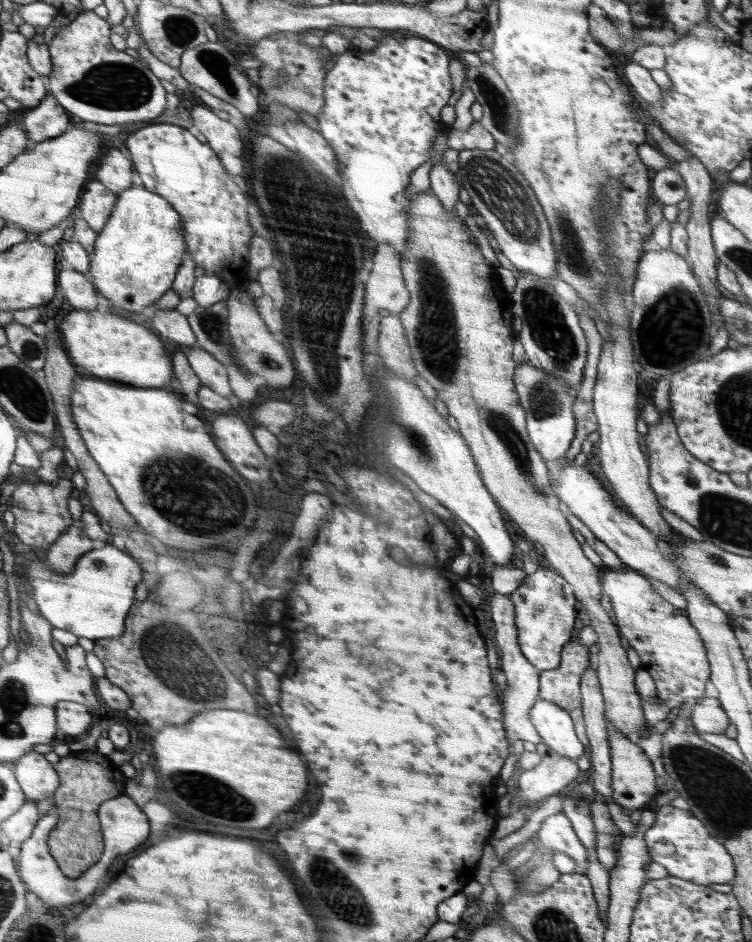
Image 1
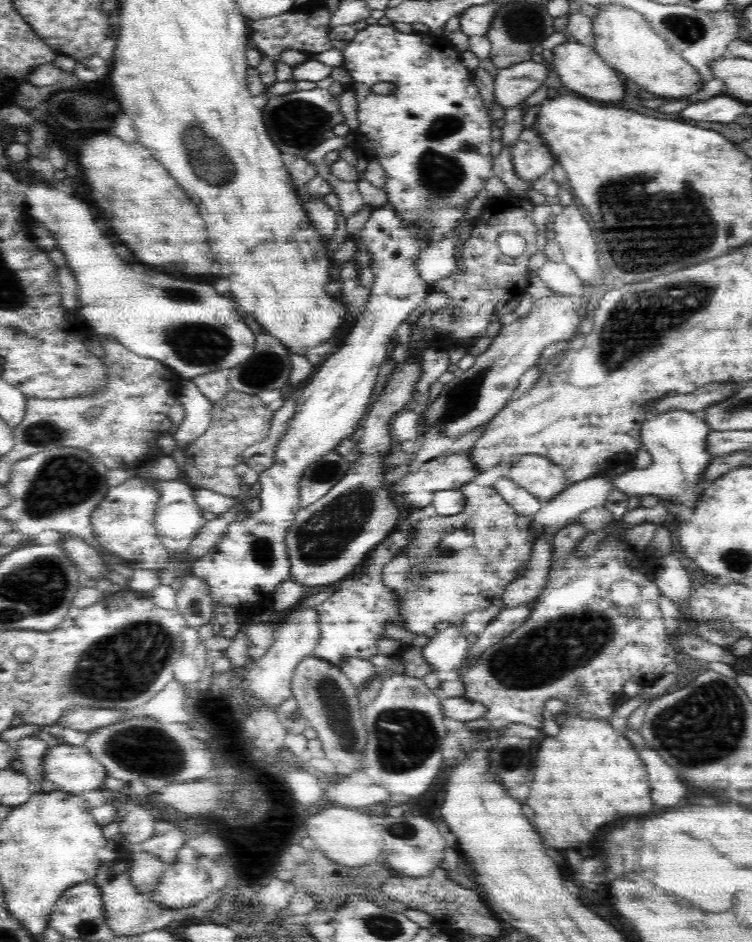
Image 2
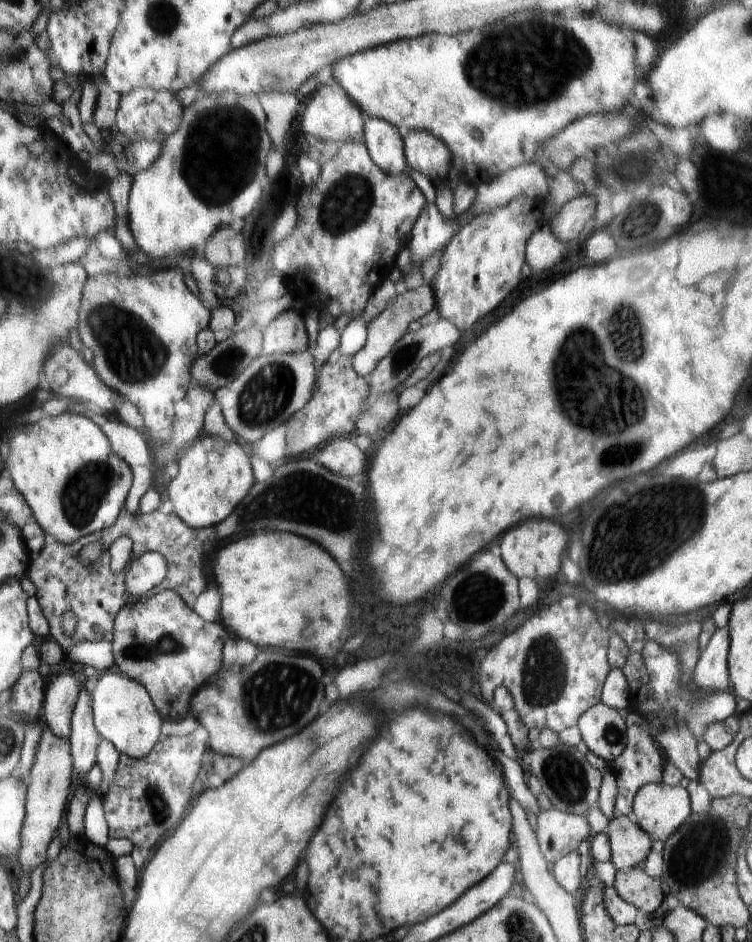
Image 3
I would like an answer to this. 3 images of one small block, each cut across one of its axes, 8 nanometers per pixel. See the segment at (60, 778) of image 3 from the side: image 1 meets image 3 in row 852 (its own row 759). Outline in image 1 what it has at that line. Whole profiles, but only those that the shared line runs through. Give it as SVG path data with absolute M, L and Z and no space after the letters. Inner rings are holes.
M30 752L26 760L18 760L16 777L18 784L25 791L28 799L44 800L53 798L54 791L59 785L59 776L50 763L42 754Z

